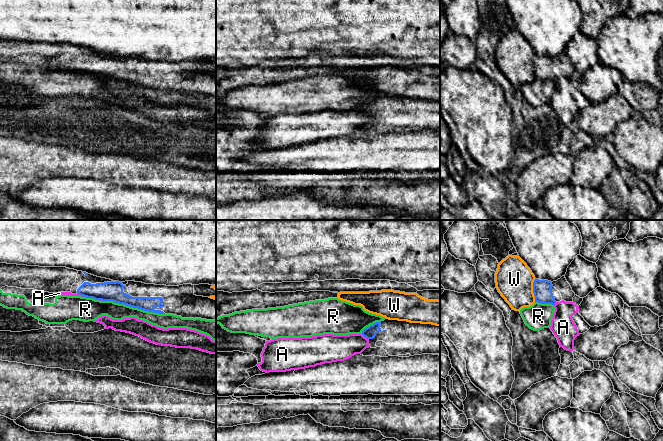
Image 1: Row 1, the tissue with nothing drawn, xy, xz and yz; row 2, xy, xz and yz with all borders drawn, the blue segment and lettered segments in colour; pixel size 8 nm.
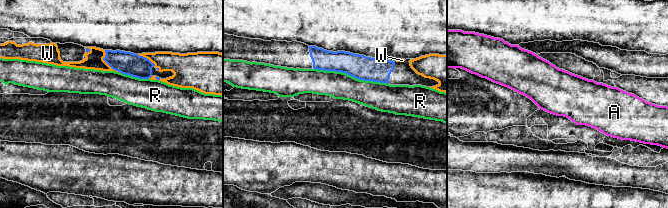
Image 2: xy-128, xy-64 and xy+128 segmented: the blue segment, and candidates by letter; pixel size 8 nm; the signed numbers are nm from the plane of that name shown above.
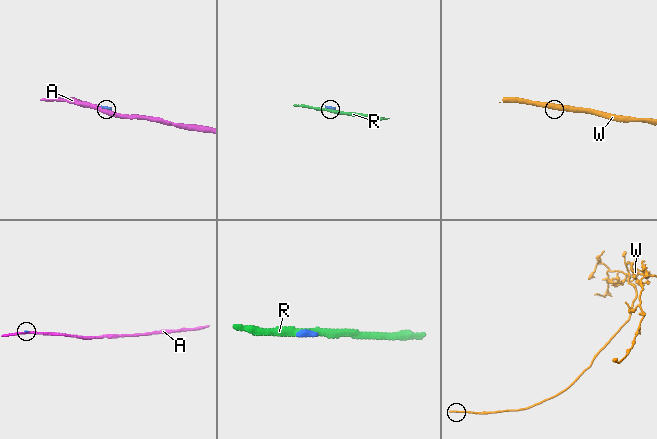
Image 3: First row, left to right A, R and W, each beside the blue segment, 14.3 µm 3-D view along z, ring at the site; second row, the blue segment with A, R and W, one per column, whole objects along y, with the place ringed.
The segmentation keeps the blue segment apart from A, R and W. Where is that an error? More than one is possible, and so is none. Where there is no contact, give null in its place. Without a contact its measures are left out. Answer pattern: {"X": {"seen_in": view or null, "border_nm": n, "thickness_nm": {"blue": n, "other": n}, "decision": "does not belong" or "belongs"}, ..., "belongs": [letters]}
{"A": {"seen_in": "xy", "border_nm": 70, "thickness_nm": {"blue": 160, "other": 30}, "decision": "does not belong"}, "R": {"seen_in": "xy", "border_nm": 500, "thickness_nm": {"blue": 160, "other": 140}, "decision": "does not belong"}, "W": {"seen_in": "yz", "border_nm": 190, "thickness_nm": {"blue": 160, "other": 300}, "decision": "does not belong"}, "belongs": []}

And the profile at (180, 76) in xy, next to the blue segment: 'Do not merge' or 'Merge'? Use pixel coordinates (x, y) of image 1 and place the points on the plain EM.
Merge

